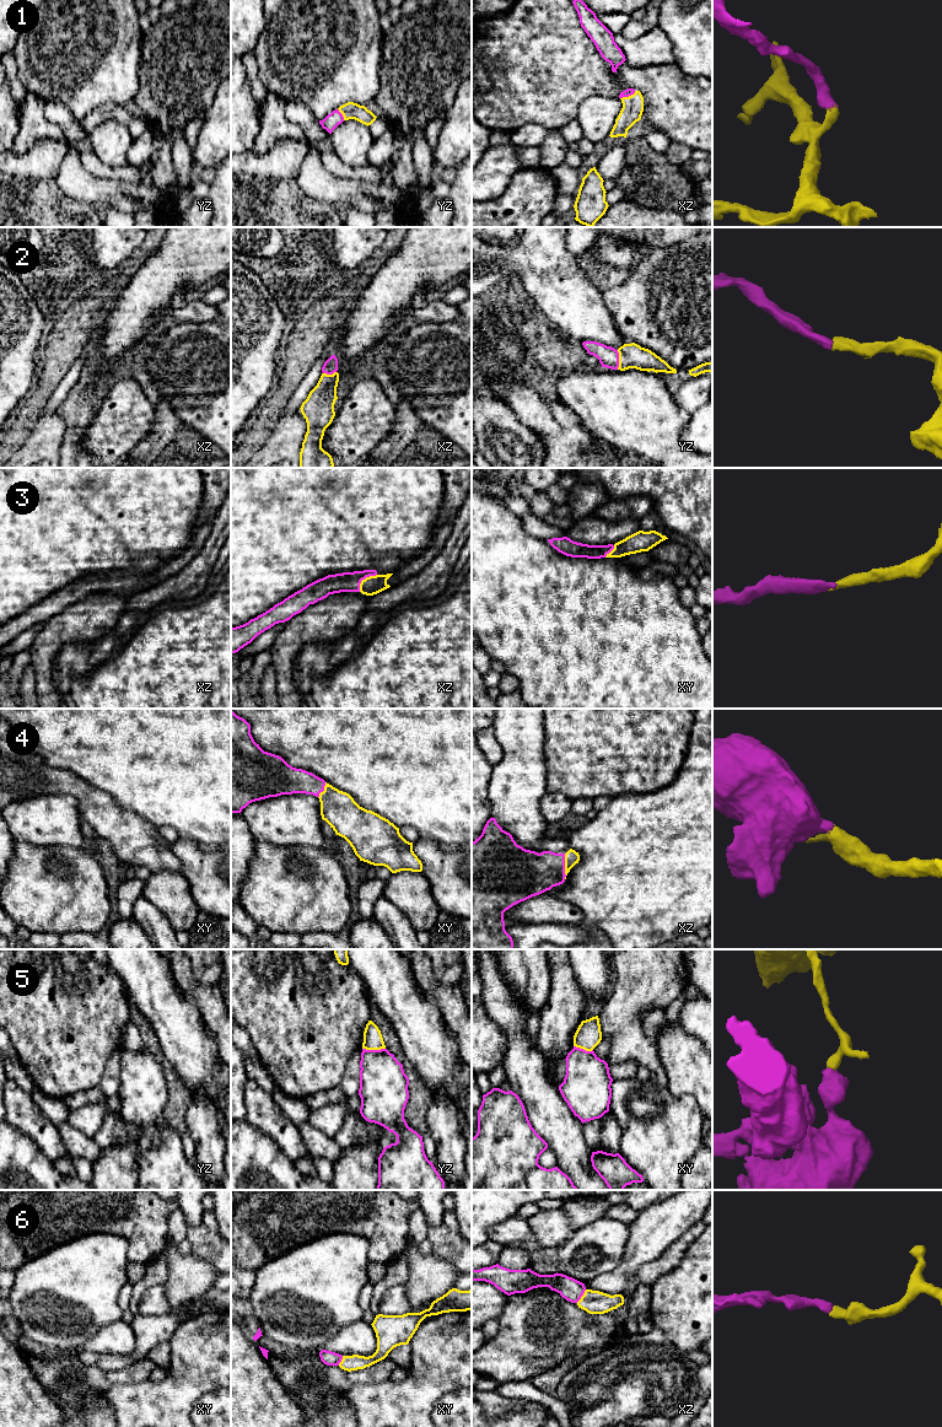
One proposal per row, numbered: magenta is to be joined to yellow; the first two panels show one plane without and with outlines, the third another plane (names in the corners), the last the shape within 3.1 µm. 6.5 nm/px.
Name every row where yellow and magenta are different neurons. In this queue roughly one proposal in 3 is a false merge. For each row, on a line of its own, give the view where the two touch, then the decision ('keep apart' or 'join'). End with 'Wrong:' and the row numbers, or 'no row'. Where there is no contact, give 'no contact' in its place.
1: contact in xz; join
2: contact in yz; join
3: contact in xz; join
4: contact in xz; join
5: contact in yz; keep apart
6: contact in xz; join
Wrong: 5

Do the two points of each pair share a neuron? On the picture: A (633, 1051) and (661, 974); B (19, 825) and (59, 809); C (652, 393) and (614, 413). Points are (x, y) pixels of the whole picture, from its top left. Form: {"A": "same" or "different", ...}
{"A": "same", "B": "same", "C": "same"}

